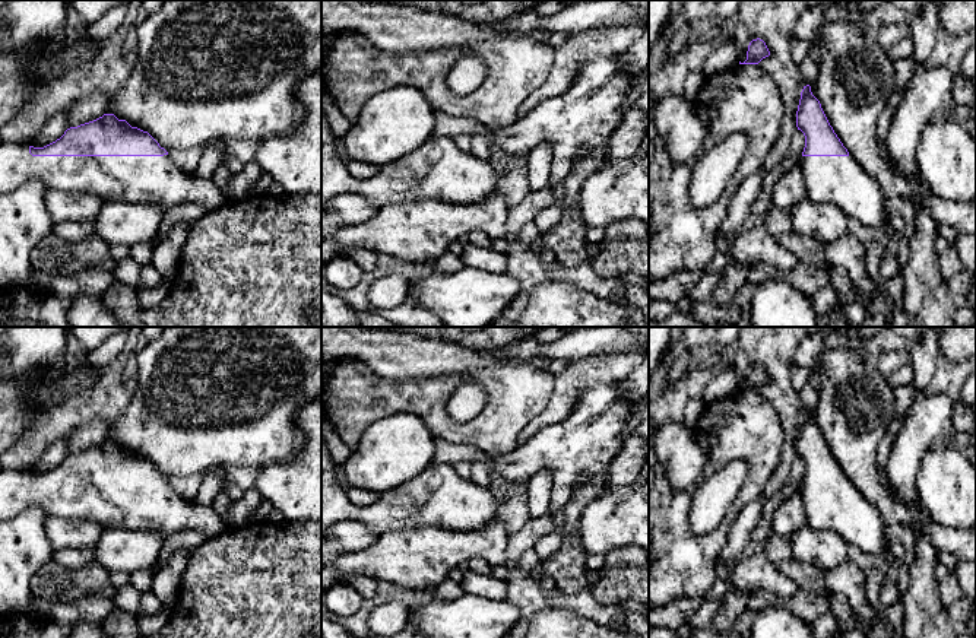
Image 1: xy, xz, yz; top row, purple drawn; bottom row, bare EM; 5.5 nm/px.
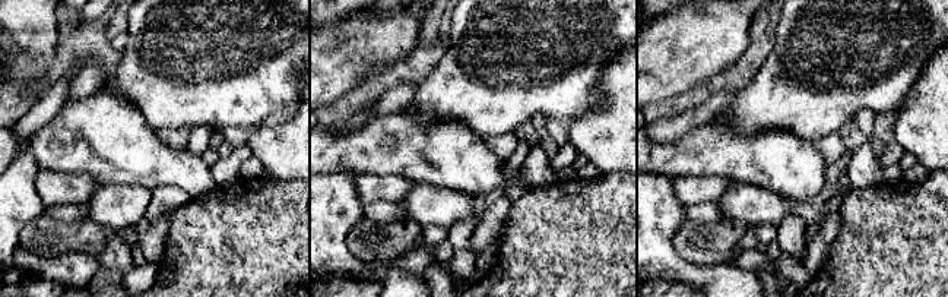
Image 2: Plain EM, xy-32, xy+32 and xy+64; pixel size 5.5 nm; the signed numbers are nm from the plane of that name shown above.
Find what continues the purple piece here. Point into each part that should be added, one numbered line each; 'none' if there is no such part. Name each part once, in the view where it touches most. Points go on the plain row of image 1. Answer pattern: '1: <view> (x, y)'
1: xy (148, 507)

